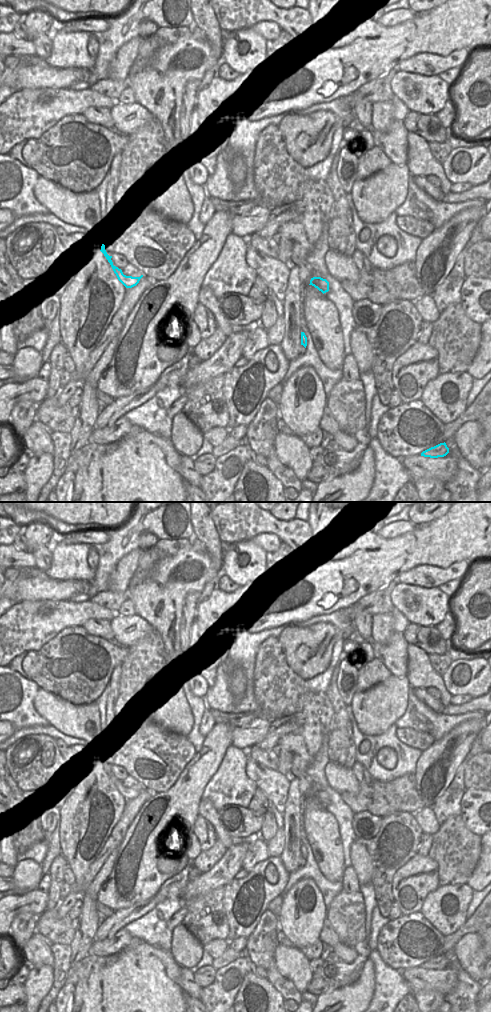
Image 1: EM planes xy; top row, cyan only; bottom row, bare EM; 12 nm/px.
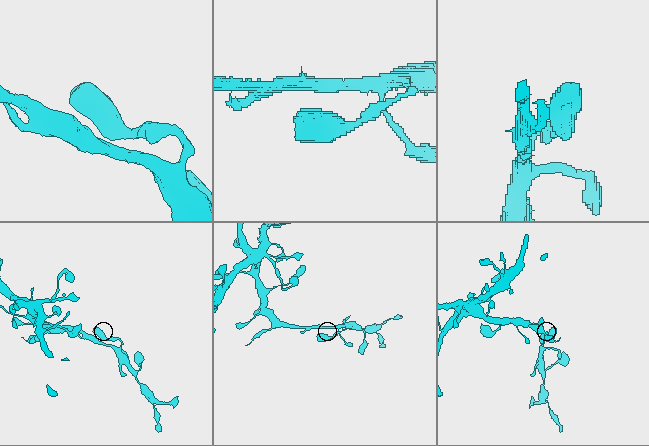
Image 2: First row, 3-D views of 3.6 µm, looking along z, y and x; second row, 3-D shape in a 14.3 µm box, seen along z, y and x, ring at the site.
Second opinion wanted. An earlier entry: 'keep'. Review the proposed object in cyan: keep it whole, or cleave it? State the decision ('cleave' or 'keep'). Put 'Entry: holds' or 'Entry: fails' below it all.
keep
Entry: holds

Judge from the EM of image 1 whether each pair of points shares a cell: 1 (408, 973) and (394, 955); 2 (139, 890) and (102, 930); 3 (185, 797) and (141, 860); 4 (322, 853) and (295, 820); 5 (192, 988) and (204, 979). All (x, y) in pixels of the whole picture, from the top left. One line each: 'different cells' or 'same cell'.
1: different cells
2: different cells
3: same cell
4: different cells
5: different cells

